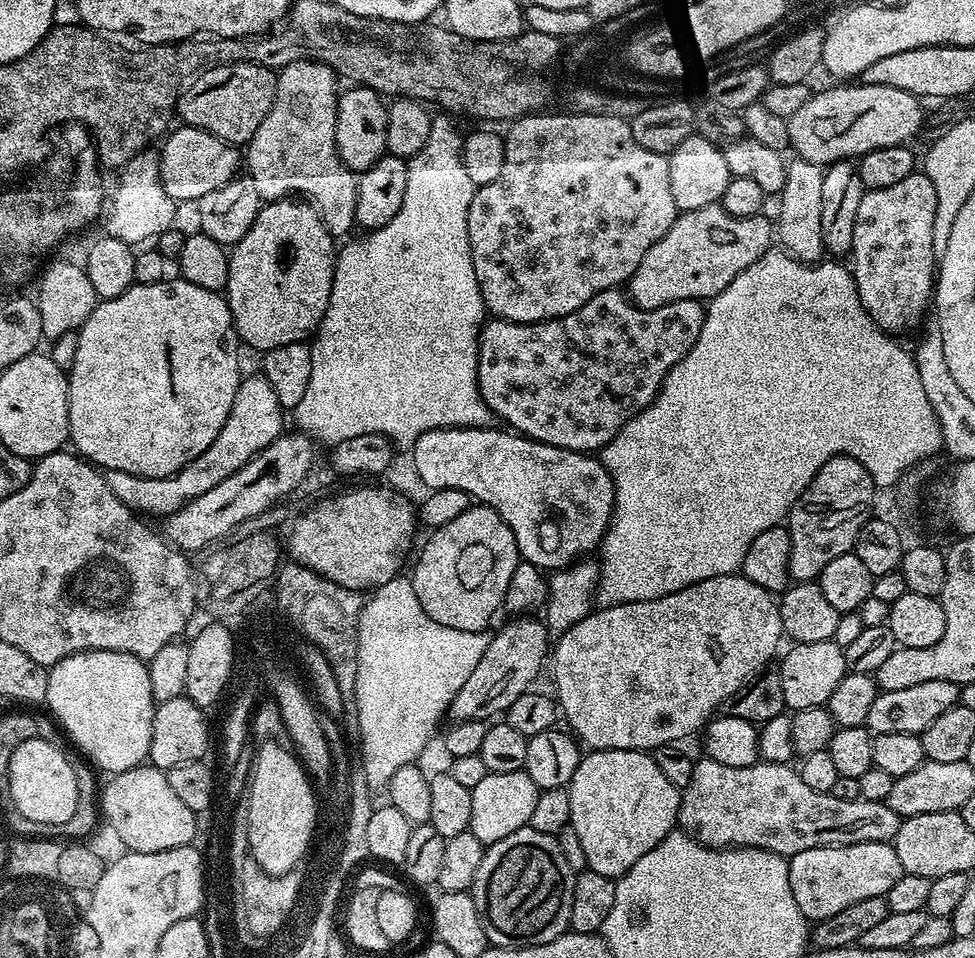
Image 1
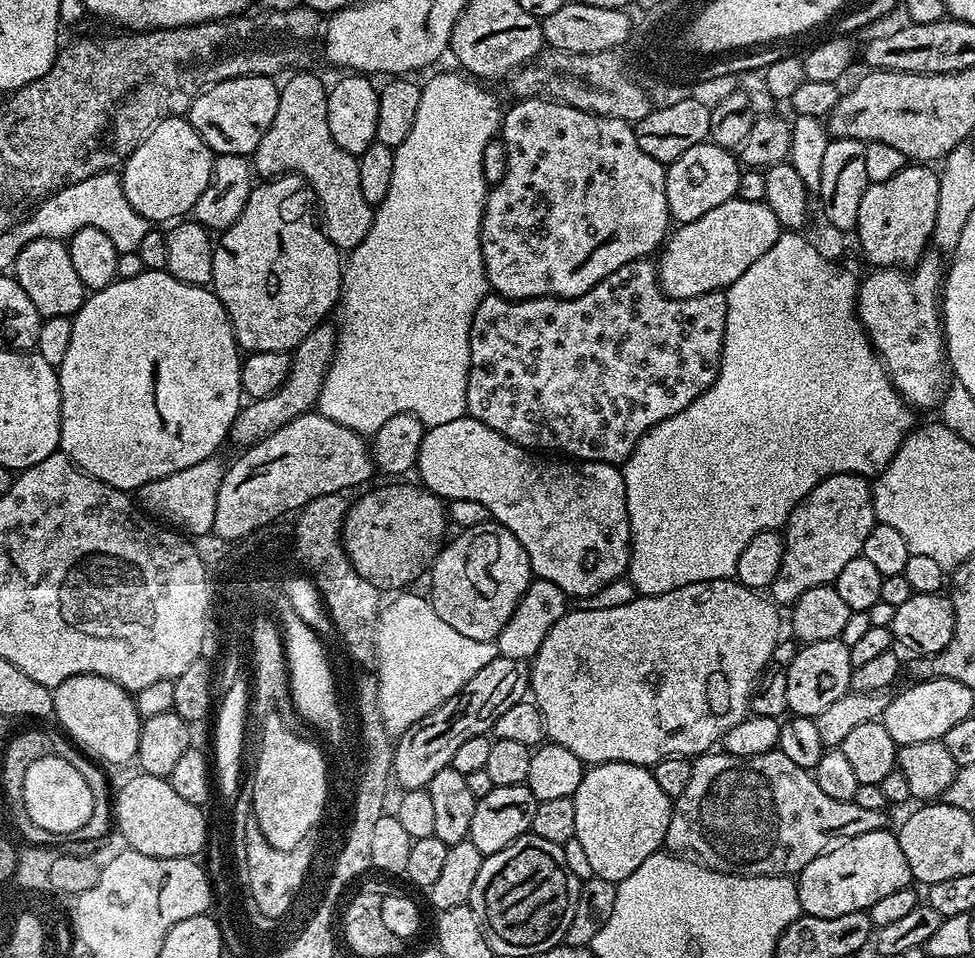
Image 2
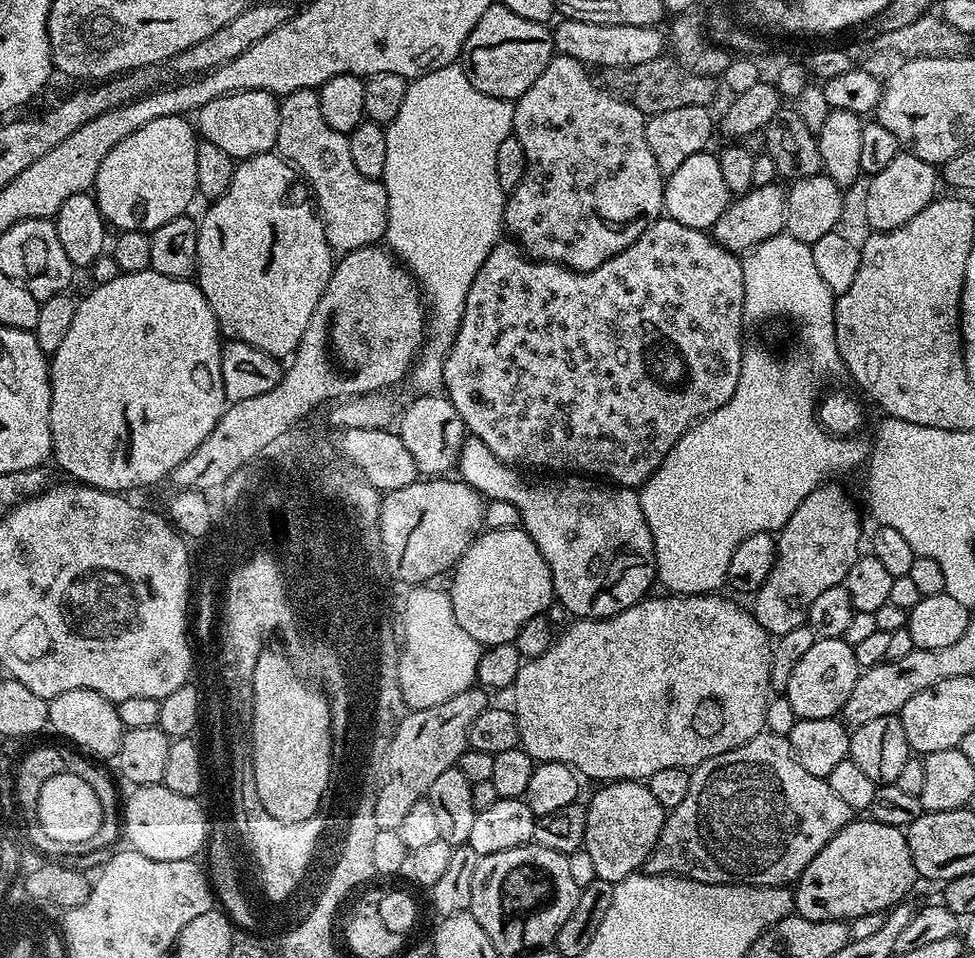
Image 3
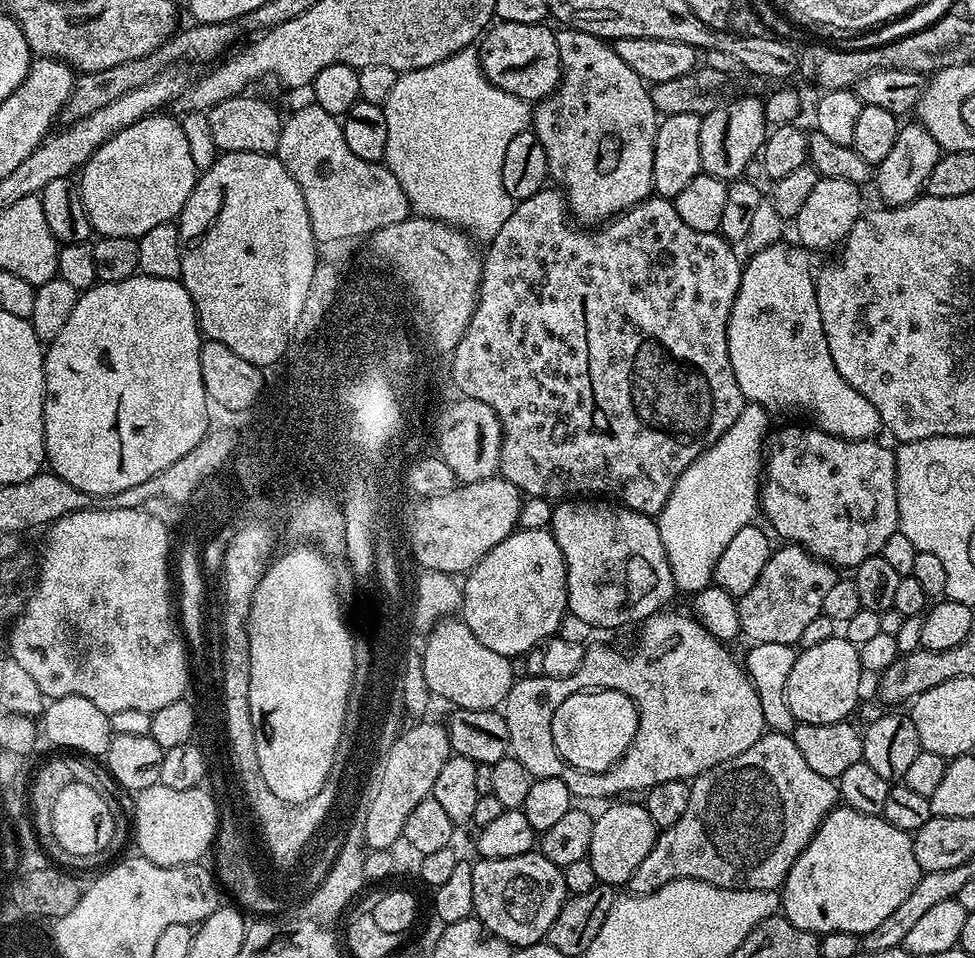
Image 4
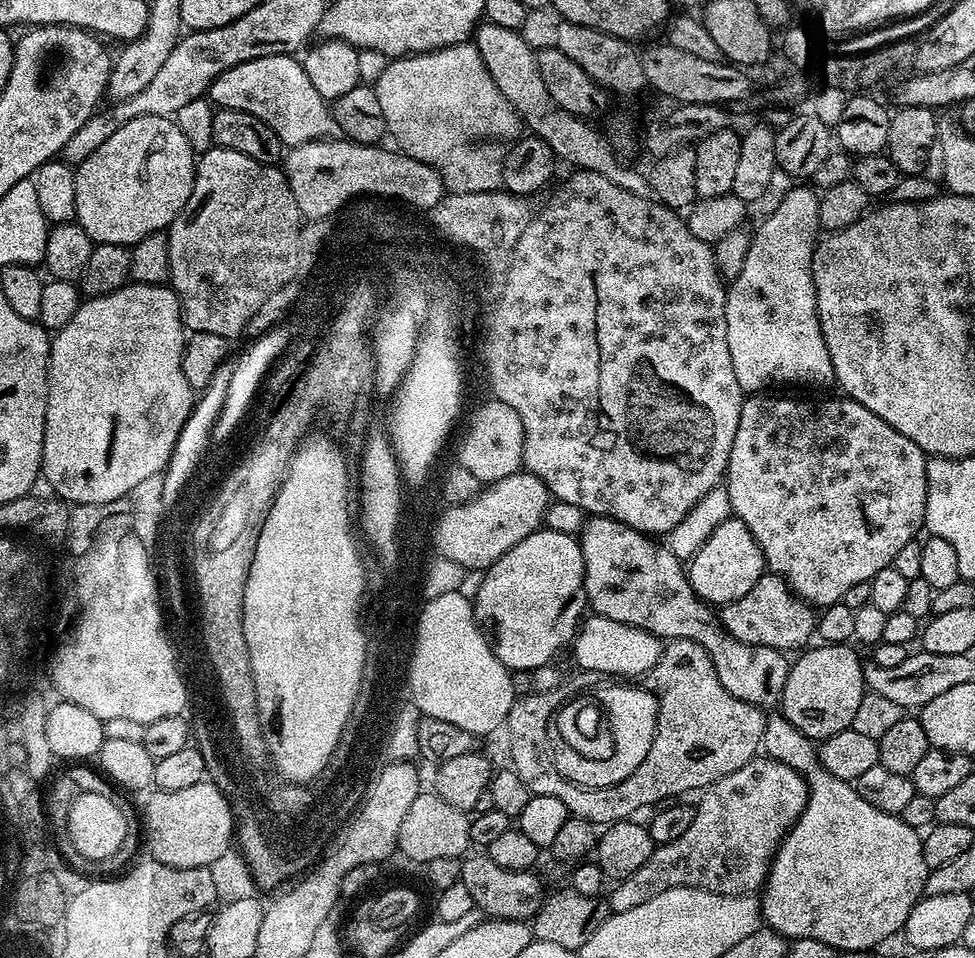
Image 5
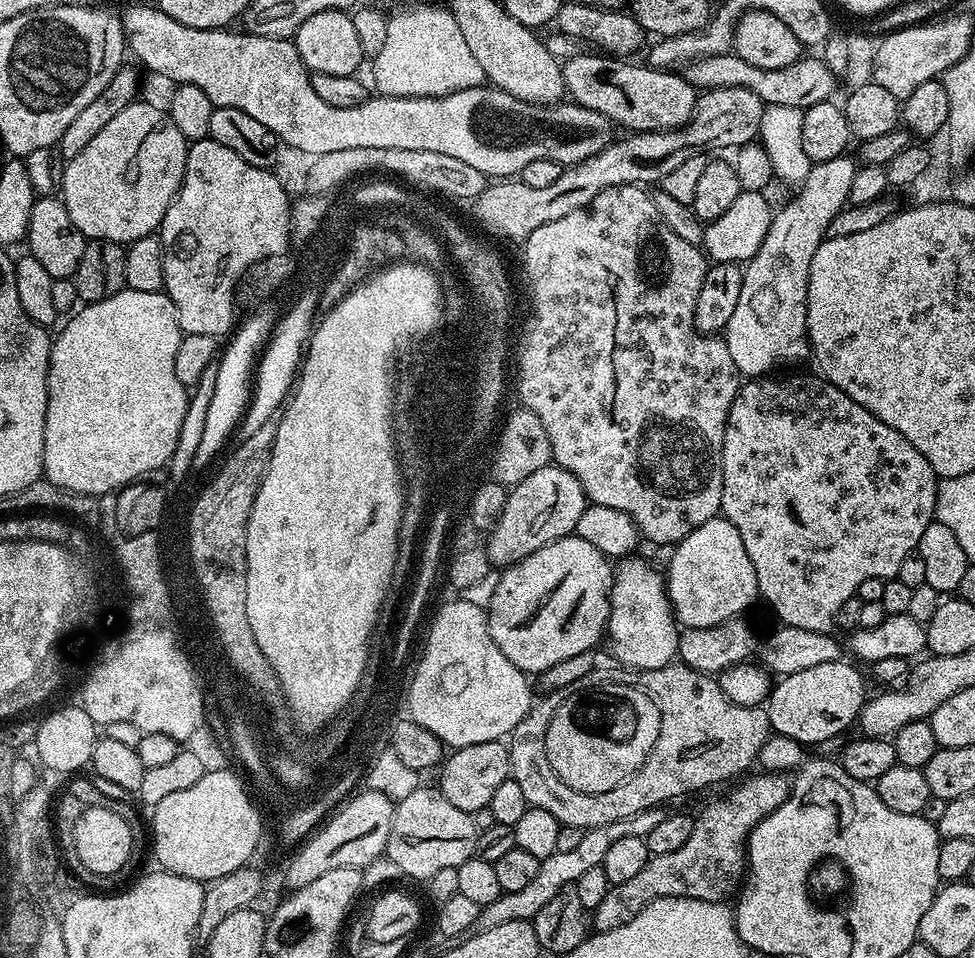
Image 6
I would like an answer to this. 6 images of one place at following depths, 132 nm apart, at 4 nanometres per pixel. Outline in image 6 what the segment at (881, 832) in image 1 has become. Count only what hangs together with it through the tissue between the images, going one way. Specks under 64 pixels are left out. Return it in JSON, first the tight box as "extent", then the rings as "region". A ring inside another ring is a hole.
{"extent":[591,770,790,932],"region":[[[764,770],[761,776],[751,776],[741,779],[729,796],[701,810],[700,816],[694,819],[690,838],[686,838],[686,843],[679,850],[649,856],[646,866],[642,866],[636,877],[614,884],[606,899],[591,913],[591,927],[596,932],[618,930],[618,926],[626,926],[630,918],[637,916],[647,904],[658,898],[694,898],[718,904],[735,897],[746,875],[748,836],[754,826],[762,822],[762,818],[786,802],[790,791],[789,781],[784,781],[780,777],[783,775],[775,771]]]}

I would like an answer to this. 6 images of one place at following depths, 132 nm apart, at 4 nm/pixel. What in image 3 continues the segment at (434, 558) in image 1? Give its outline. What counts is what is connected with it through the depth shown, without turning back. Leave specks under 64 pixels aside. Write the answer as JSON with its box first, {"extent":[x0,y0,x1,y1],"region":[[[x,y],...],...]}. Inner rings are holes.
{"extent":[447,527,554,646],"region":[[[523,527],[481,531],[451,571],[455,579],[447,594],[454,606],[454,618],[482,646],[513,643],[535,616],[554,604],[550,566]]]}

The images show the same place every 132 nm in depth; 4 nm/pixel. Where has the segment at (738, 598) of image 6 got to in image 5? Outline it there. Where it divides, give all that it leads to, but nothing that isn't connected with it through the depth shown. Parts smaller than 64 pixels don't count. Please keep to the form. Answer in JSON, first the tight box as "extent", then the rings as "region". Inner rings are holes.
{"extent":[686,518,765,606],"region":[[[735,518],[722,521],[686,564],[690,586],[698,598],[713,606],[723,606],[742,598],[742,594],[746,594],[765,572],[764,555],[758,542],[754,542],[754,536],[743,522]]]}

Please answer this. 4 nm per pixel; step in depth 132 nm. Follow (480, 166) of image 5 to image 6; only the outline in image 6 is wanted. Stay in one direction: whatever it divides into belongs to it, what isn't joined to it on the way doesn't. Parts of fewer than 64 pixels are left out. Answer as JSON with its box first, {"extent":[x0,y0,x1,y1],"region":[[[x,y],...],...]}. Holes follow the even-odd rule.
{"extent":[371,4,485,96],"region":[[[412,4],[409,8],[400,8],[396,13],[388,16],[388,25],[386,26],[386,43],[383,44],[382,50],[378,50],[376,56],[371,57],[372,64],[372,80],[376,83],[375,91],[381,96],[445,96],[451,92],[458,90],[466,90],[467,88],[479,88],[485,83],[485,76],[482,67],[478,66],[477,59],[474,58],[472,51],[466,46],[466,41],[458,28],[458,22],[452,17],[452,13],[447,7],[440,4]]]}

